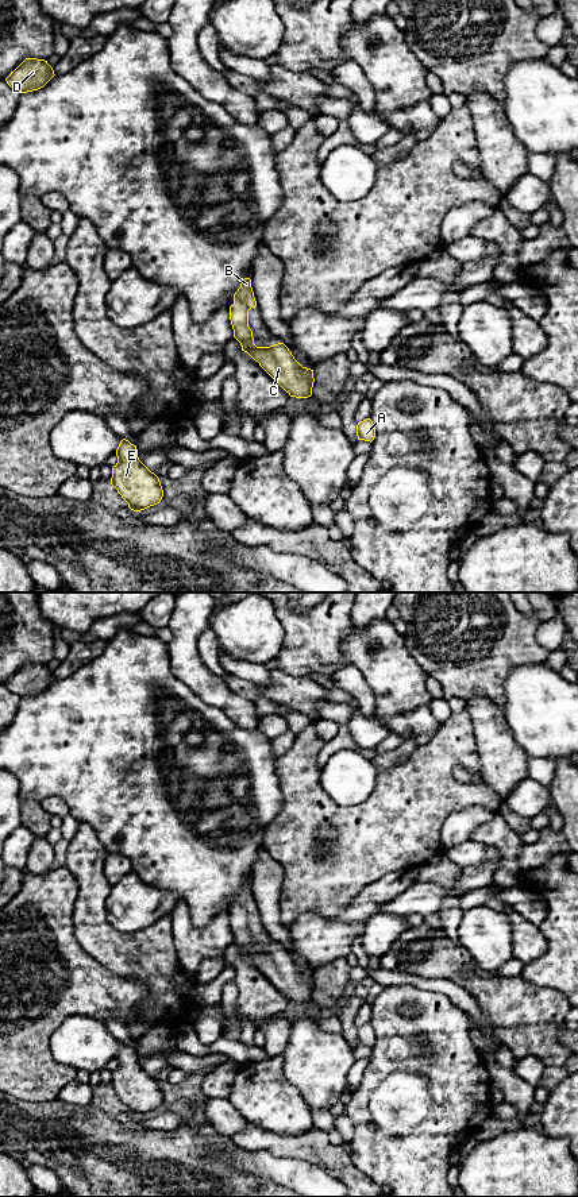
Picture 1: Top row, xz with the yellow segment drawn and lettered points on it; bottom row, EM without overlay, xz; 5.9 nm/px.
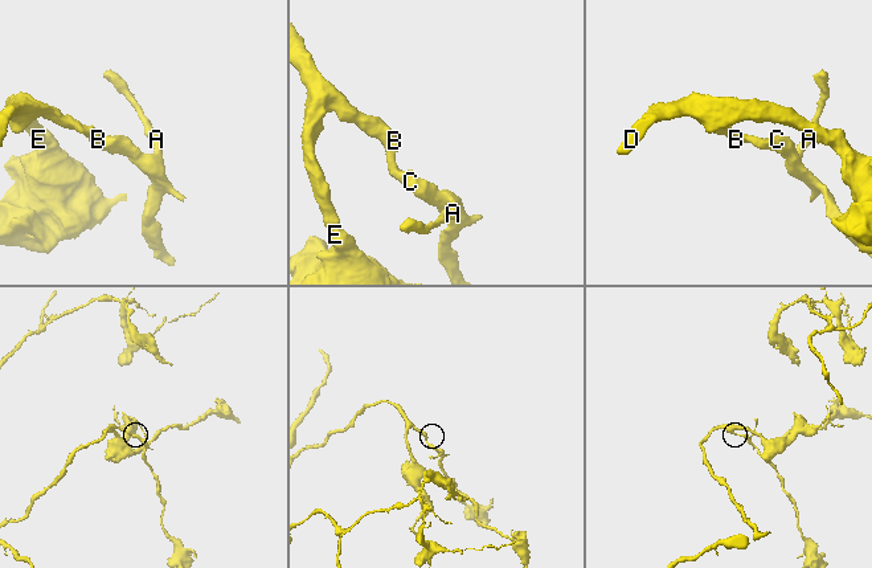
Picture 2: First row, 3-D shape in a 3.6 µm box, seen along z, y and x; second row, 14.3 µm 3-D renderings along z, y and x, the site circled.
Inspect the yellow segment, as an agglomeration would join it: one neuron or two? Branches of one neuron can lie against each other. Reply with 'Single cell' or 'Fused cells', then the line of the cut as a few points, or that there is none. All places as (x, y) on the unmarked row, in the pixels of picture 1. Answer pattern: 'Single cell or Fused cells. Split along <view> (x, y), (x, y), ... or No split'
Single cell. No split

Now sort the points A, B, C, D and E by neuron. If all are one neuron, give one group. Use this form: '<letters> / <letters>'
A B C D E

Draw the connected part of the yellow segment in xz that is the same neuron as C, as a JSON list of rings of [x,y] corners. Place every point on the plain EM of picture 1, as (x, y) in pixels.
[[[244,883],[234,899],[234,908],[230,911],[234,942],[240,947],[242,955],[258,966],[290,1001],[311,1001],[315,986],[313,974],[303,972],[284,947],[270,951],[254,949],[253,935],[248,931],[248,915],[255,911],[251,884]]]

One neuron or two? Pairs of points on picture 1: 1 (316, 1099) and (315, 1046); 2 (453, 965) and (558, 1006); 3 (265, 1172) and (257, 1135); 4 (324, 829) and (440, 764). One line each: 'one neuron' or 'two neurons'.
1: one neuron
2: one neuron
3: two neurons
4: one neuron

